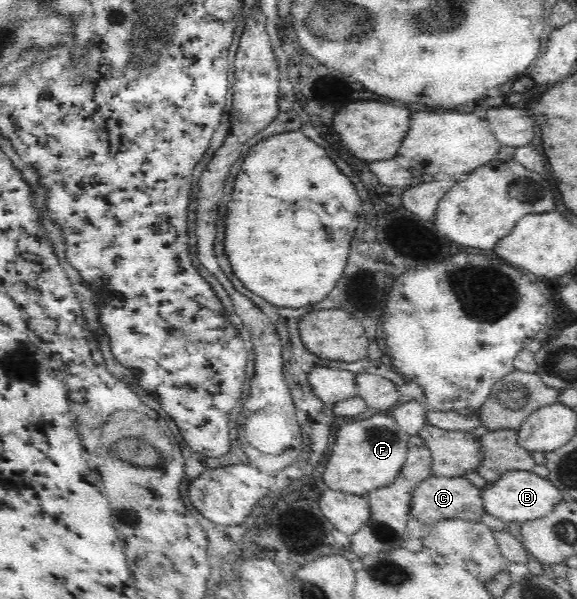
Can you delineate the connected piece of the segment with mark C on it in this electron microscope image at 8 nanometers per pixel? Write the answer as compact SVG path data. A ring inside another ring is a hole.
M429 476L420 481L411 493L411 507L402 546L411 551L423 549L423 539L435 527L438 521L459 518L481 522L486 513L482 498L482 489L469 482L464 476L443 477Z

